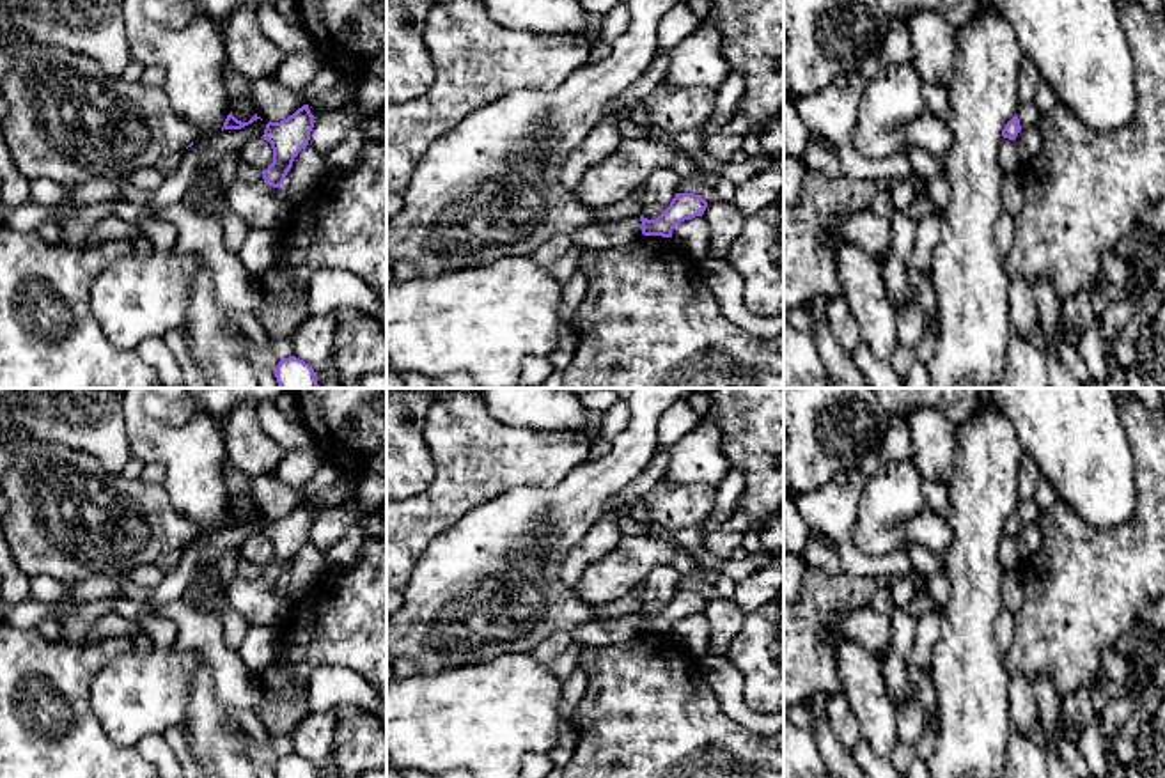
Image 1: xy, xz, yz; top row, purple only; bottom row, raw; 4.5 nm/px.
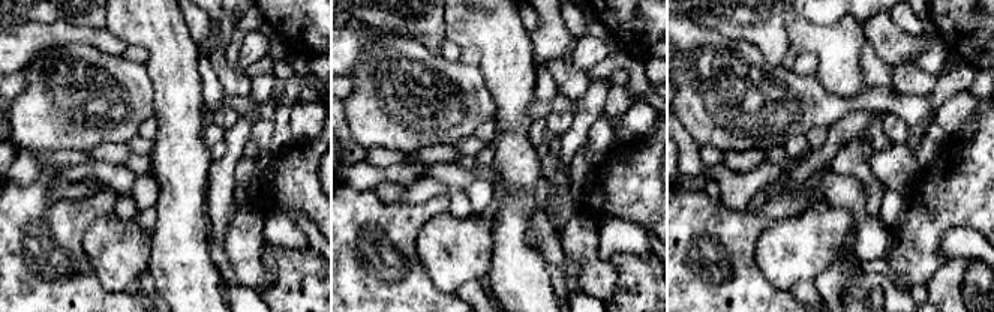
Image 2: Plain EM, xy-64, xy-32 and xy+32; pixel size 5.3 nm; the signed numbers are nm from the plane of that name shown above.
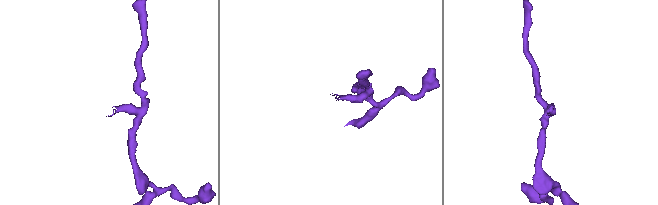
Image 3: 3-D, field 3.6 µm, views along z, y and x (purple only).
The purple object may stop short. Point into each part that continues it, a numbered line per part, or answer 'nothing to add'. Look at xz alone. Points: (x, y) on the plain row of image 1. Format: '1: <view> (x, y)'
nothing to add

